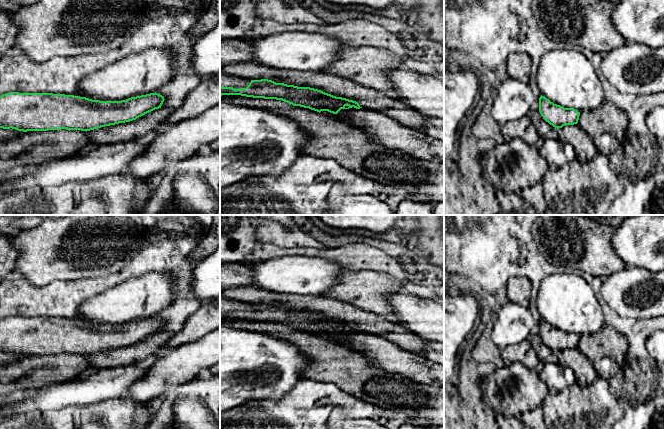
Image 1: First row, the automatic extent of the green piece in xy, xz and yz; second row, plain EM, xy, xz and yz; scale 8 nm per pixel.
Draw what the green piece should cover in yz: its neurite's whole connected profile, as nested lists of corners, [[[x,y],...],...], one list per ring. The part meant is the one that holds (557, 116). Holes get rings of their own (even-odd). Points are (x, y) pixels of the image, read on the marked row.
[[[542,95],[539,98],[539,112],[546,122],[557,129],[577,124],[580,116],[576,109],[554,104]]]

